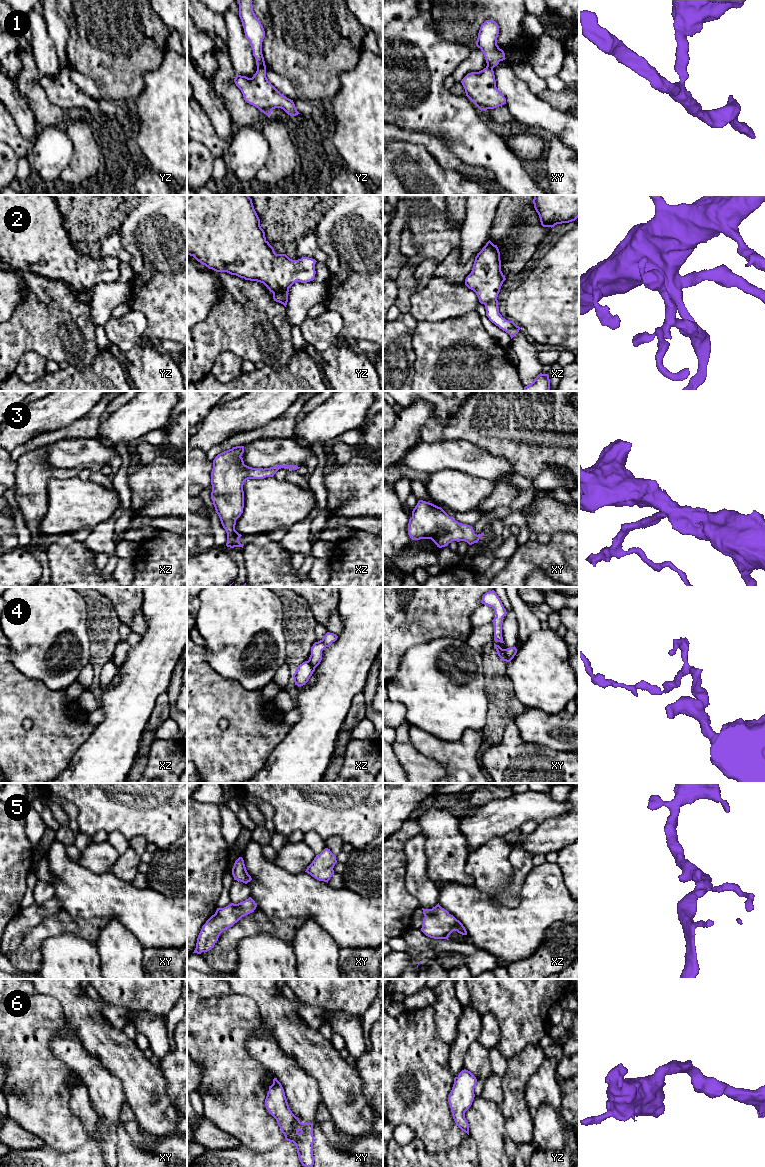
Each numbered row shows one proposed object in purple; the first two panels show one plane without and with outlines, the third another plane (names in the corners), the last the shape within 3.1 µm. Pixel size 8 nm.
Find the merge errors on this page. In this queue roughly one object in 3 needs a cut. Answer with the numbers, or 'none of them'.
1, 4

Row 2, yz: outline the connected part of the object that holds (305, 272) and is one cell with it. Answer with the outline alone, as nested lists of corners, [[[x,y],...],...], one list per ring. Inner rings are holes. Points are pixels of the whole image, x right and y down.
[[[187,195],[187,254],[216,272],[227,272],[245,280],[263,283],[273,293],[274,301],[285,307],[289,288],[296,281],[313,281],[316,274],[315,259],[302,257],[292,260],[286,254],[275,253],[274,248],[266,240],[252,199],[248,195]]]

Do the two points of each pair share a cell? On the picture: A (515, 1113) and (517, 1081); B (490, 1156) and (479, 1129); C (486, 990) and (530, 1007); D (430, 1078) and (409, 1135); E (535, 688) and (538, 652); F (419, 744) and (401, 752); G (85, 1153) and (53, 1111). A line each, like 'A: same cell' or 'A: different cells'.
A: same cell
B: same cell
C: same cell
D: different cells
E: same cell
F: different cells
G: different cells

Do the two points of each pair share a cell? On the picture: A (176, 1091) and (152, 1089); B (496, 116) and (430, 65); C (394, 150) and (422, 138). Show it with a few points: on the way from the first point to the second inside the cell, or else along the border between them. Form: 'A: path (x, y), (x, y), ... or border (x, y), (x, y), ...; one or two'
A: border (158, 1068), (167, 1082), (167, 1094), (176, 1107); two
B: border (481, 111), (484, 118); two
C: border (393, 140), (404, 140), (421, 144), (432, 155); two

